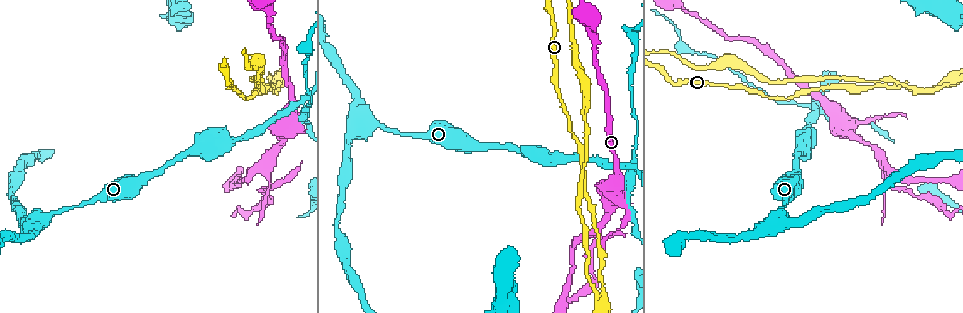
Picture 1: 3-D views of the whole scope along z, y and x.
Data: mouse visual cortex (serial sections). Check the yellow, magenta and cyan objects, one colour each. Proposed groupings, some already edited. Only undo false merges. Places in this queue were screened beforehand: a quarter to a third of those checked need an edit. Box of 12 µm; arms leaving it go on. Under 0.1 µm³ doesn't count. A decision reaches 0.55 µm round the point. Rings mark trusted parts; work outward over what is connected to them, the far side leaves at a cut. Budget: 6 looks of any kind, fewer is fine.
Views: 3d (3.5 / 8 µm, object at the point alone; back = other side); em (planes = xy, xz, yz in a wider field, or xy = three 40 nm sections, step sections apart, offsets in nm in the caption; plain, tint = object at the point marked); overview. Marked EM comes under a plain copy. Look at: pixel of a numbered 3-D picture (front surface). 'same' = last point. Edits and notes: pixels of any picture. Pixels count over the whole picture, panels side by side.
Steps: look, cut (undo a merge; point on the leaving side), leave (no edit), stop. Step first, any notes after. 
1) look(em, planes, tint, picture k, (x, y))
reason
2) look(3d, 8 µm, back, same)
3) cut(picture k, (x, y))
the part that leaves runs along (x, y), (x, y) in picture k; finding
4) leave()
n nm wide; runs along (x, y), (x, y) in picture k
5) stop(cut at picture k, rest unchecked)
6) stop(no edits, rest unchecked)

look(em, xy, step 2, tint, picture 1, (370, 124))
abrupt turn

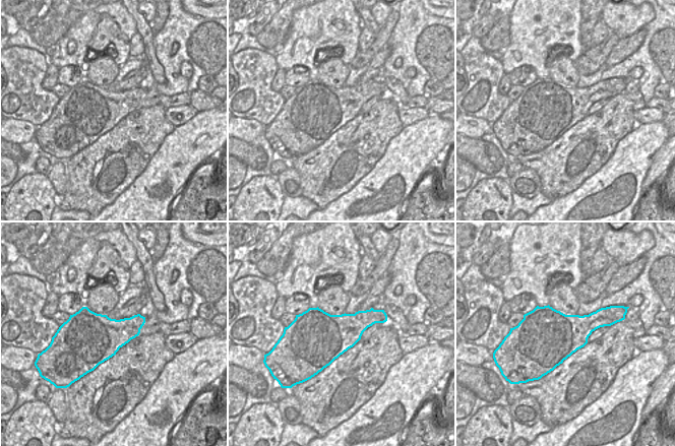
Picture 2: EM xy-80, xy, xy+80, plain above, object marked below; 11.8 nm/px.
look(3d, 3.5 µm, same)

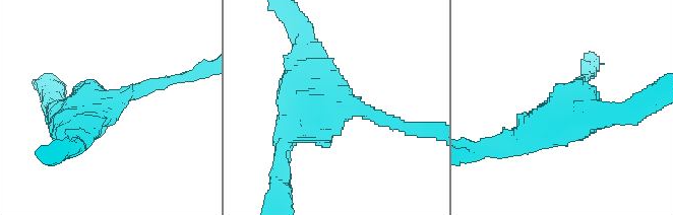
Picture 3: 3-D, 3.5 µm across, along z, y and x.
leave()
600 nm wide; runs along (377, 118), (353, 108), (306, 118), (281, 159) in picture 3; all the same cell

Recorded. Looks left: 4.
look(3d, 3.5 µm, back, picture 1, (272, 186))
sharp bend

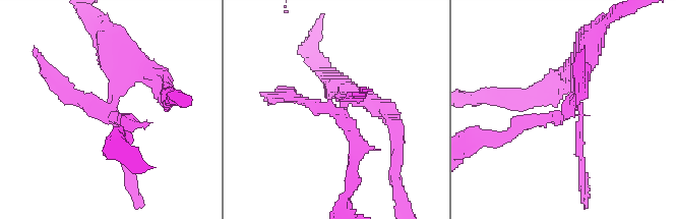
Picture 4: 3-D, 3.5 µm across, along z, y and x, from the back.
look(em, xy, step 5, tint, picture 4, (112, 113))

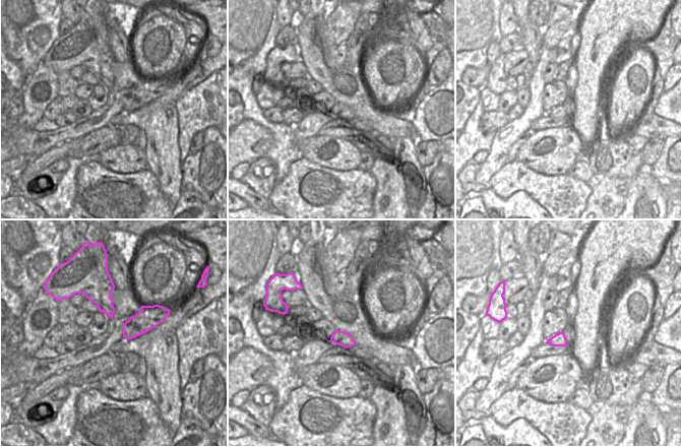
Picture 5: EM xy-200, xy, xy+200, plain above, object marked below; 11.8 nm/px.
look(em, xy, step 2, tint, same)

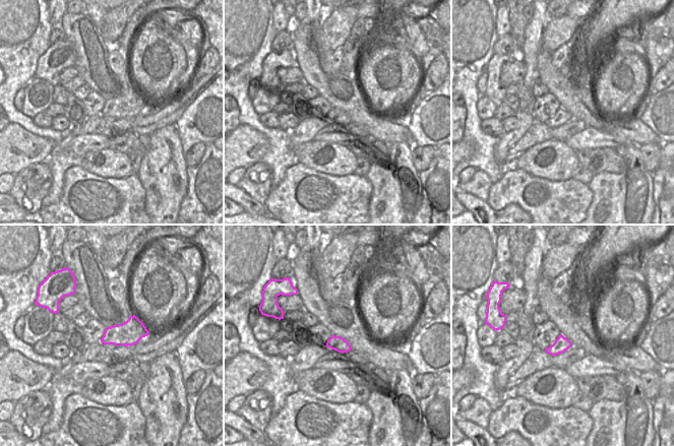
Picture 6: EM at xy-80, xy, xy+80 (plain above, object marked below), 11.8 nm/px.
leave()
runs along (587, 48), (563, 114), (511, 132) in picture 4; one cell here

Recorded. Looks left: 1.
stop(no edits, rest unchecked)

